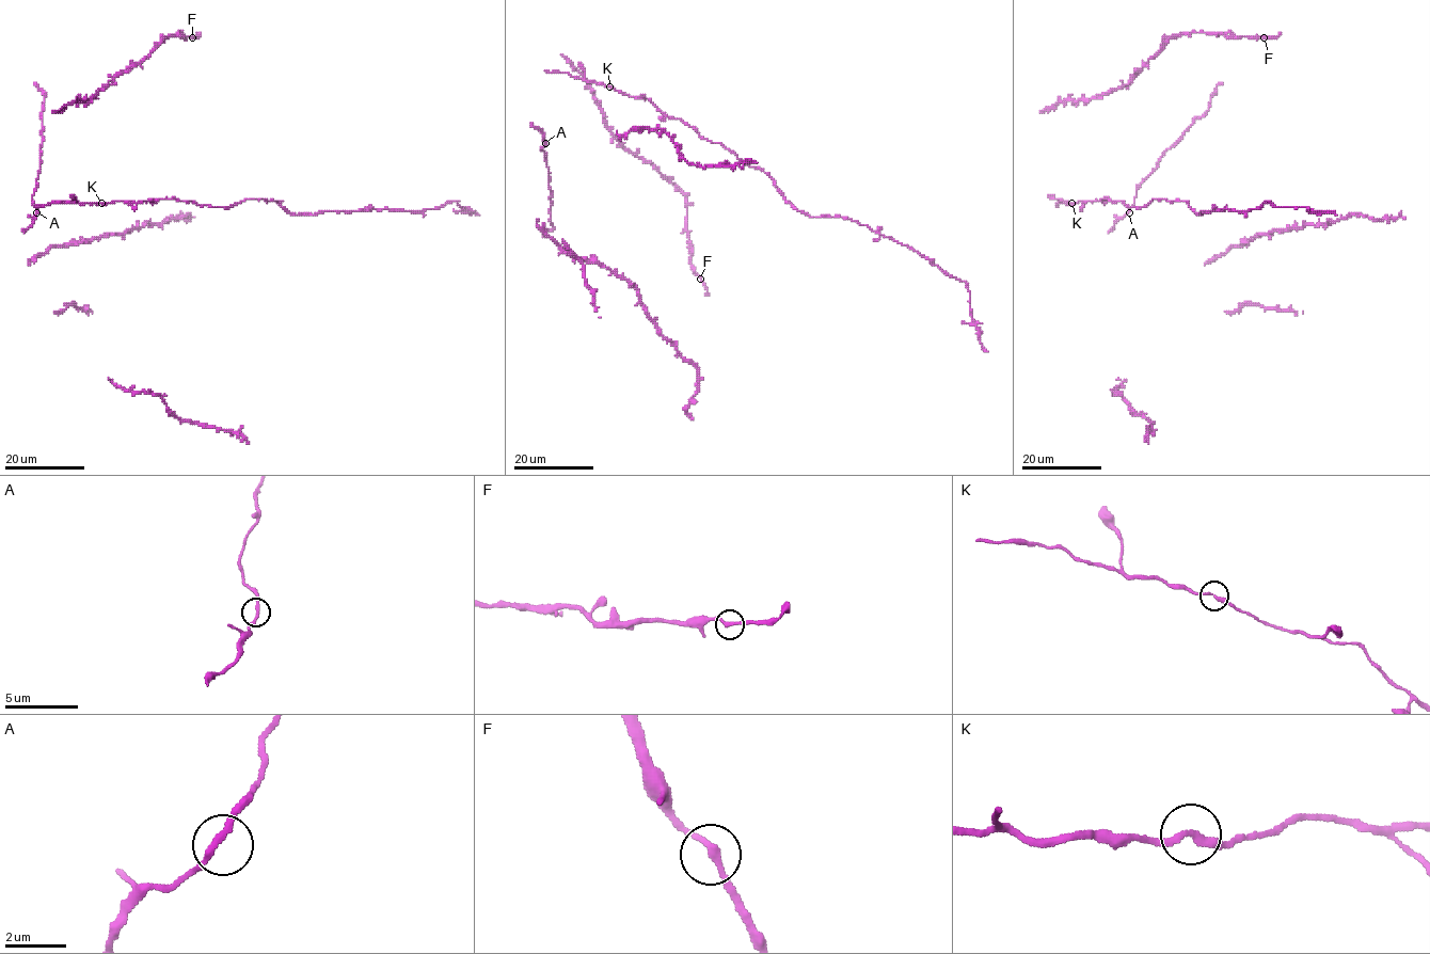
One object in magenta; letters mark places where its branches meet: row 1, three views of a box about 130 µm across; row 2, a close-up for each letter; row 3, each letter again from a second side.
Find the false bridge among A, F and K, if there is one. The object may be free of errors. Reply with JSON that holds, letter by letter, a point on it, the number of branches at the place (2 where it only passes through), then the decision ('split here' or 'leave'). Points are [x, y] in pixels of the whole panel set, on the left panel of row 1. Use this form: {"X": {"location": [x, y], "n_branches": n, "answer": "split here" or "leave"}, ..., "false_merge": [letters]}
{"A": {"location": [36, 212], "n_branches": 2, "answer": "leave"}, "F": {"location": [192, 37], "n_branches": 2, "answer": "leave"}, "K": {"location": [101, 203], "n_branches": 2, "answer": "leave"}, "false_merge": []}

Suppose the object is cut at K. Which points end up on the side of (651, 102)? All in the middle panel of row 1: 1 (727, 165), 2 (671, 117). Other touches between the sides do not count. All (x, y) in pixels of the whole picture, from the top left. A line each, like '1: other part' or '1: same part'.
1: other part
2: same part

